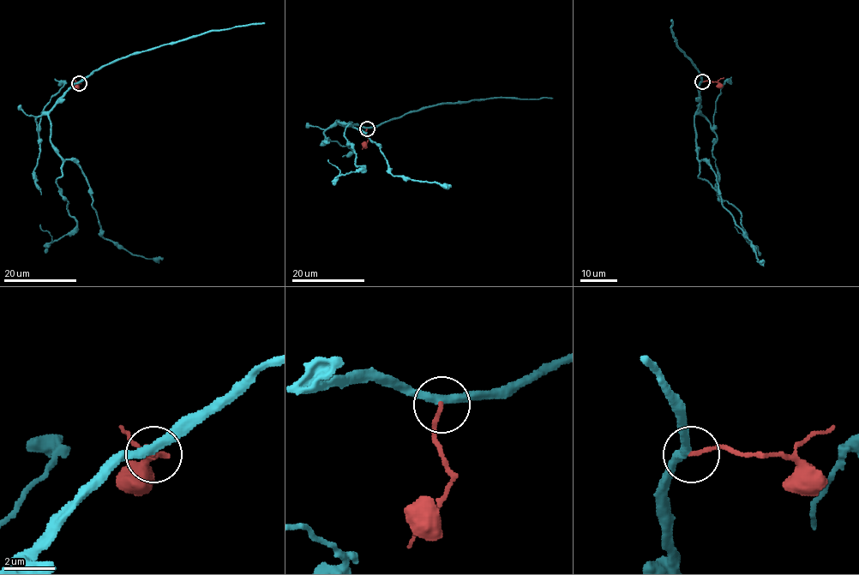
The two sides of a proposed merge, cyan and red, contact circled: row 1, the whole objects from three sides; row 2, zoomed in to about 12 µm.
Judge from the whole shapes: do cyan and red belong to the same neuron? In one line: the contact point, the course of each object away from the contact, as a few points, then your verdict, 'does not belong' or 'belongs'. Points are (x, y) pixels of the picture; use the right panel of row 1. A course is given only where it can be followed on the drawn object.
at (702, 81); cyan runs (703, 80), (694, 121), (697, 158), (712, 169), (722, 205), (751, 242), (758, 261), (762, 262); red runs (703, 81), (715, 81), (723, 77); does not belong

